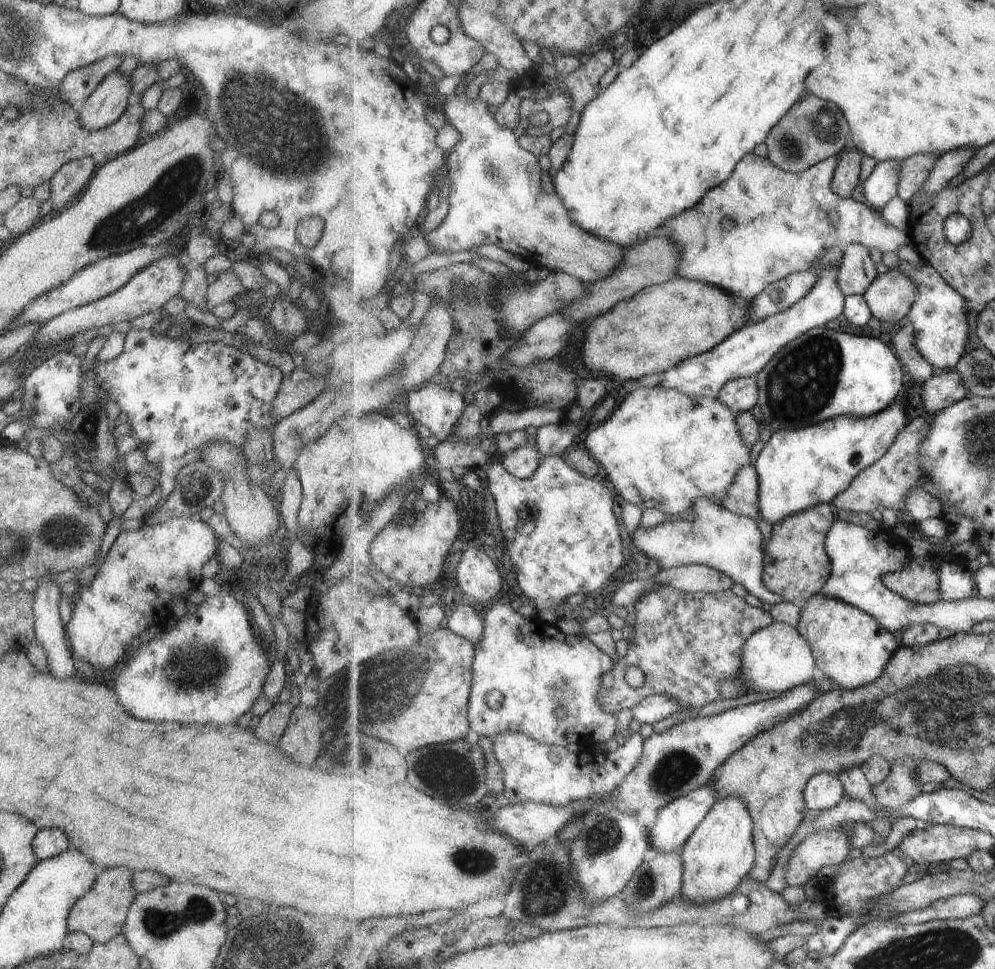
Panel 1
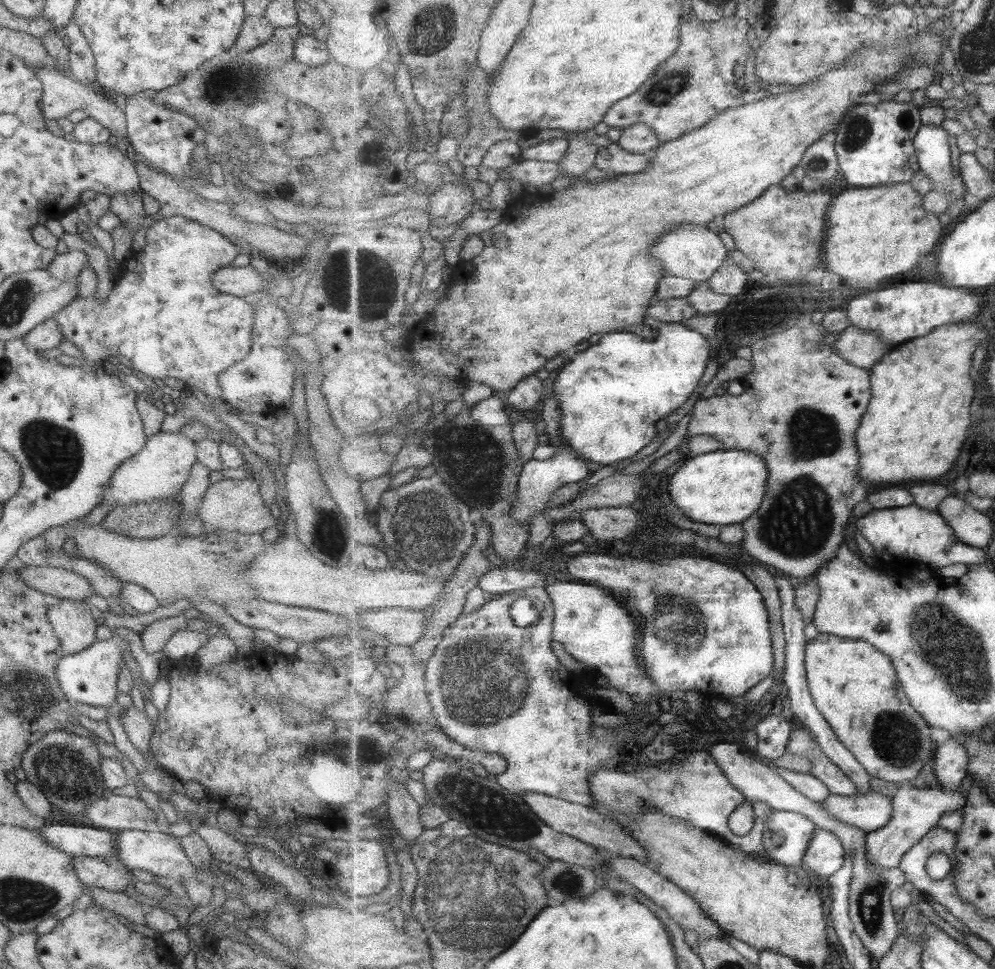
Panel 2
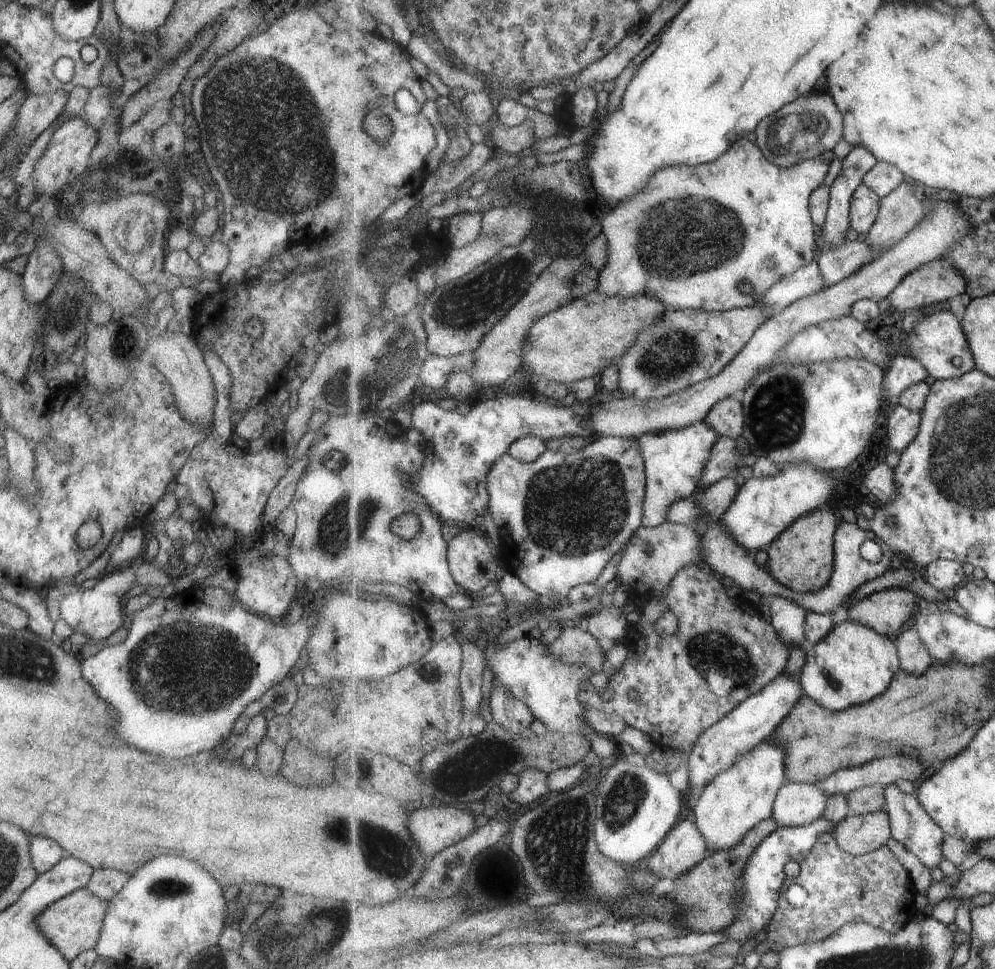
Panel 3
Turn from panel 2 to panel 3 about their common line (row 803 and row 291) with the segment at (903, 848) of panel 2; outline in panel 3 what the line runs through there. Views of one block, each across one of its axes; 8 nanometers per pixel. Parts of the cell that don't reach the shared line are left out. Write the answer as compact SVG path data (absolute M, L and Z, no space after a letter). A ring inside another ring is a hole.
M945 258L921 264L888 297L896 310L923 308L967 292L967 278Z

